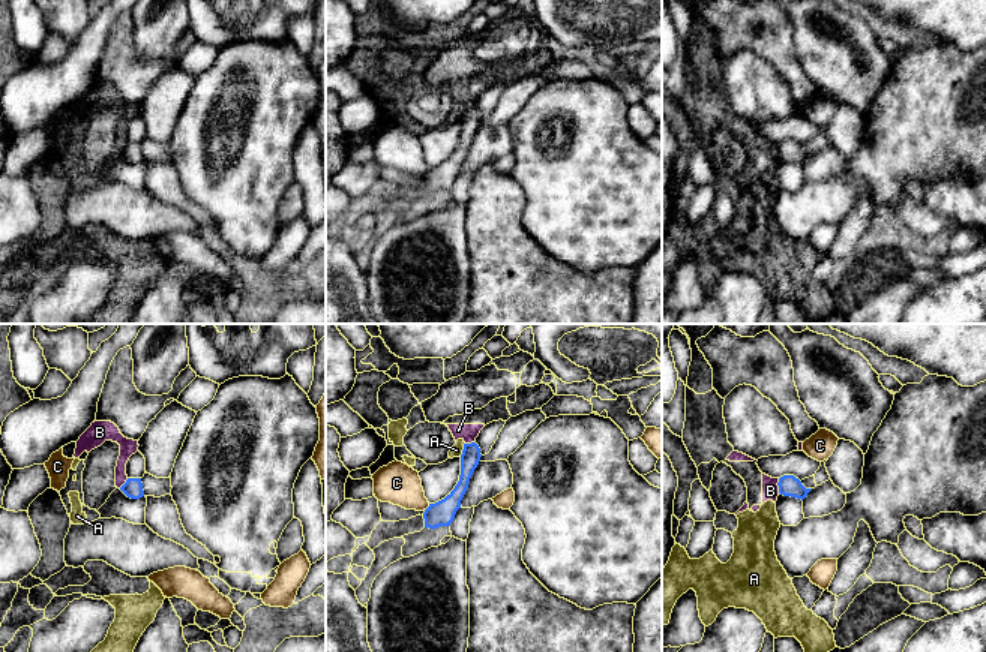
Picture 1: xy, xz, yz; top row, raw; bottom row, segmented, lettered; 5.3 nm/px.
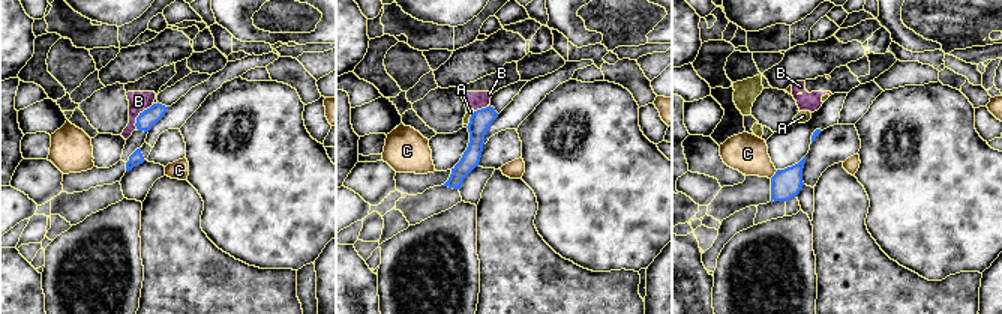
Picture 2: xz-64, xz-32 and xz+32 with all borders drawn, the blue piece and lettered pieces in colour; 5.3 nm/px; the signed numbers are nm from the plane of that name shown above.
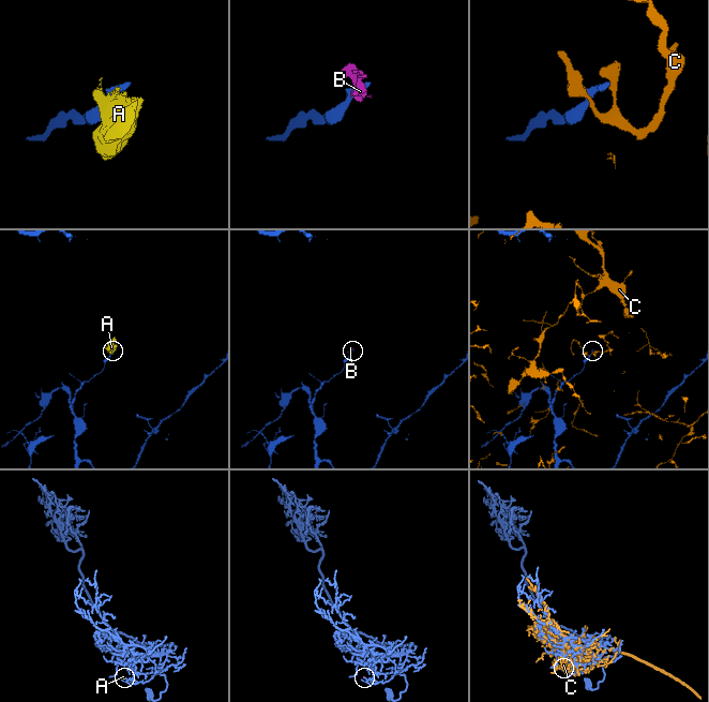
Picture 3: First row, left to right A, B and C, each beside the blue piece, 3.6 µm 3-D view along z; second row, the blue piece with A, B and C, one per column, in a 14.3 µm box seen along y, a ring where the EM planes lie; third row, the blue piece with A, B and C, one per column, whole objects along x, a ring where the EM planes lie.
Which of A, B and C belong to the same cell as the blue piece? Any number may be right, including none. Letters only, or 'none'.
none

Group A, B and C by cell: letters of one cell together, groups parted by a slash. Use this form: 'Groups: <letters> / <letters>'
Groups: A B / C

